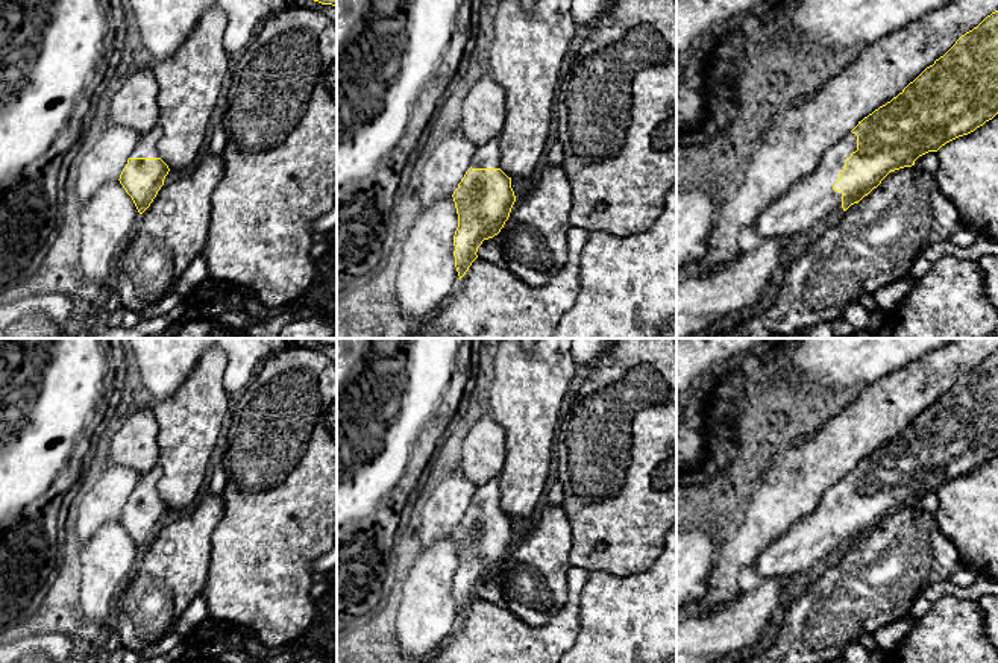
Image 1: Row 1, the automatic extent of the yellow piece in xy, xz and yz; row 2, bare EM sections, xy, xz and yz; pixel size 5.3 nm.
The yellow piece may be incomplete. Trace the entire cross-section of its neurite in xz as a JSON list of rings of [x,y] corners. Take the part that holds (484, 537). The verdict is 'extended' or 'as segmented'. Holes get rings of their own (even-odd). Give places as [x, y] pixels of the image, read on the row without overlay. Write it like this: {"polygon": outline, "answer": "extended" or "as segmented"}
{"polygon": [[[497,478],[476,489],[472,507],[466,511],[452,537],[458,554],[458,567],[453,575],[453,596],[461,619],[478,598],[476,592],[482,581],[501,572],[516,542],[511,517],[501,510],[501,487]]], "answer": "extended"}

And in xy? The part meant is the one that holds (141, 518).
{"polygon": [[[159,466],[149,473],[140,475],[118,519],[140,554],[150,546],[170,511],[158,490],[161,476],[162,469]]], "answer": "extended"}

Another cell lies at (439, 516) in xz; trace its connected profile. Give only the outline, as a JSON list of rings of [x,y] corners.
[[[458,469],[432,489],[431,496],[417,510],[417,531],[425,548],[453,534],[472,507],[475,492],[475,485]]]

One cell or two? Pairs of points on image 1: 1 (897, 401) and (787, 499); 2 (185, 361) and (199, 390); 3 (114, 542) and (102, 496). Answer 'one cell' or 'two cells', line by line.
1: one cell
2: two cells
3: two cells

